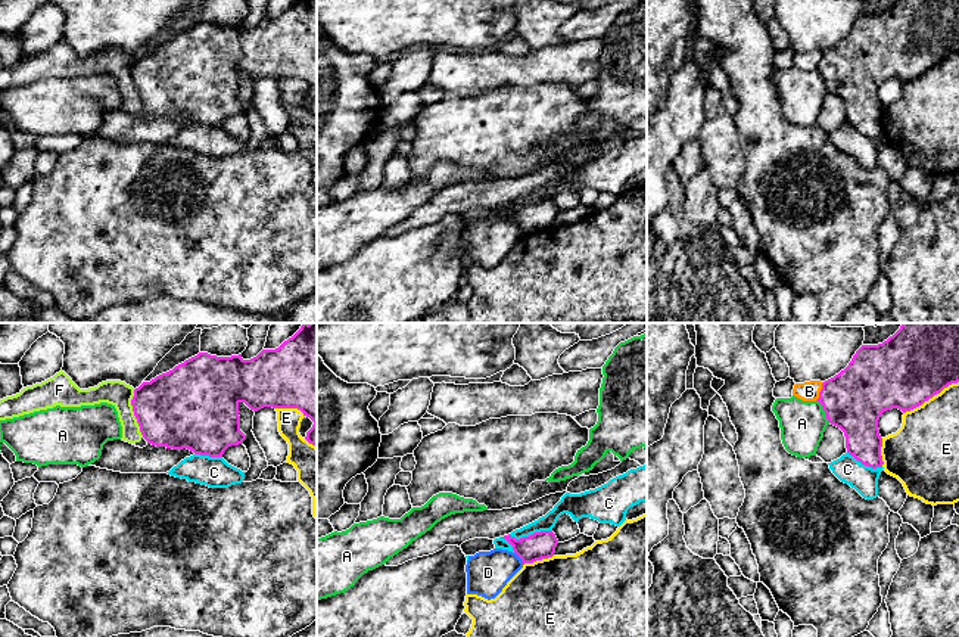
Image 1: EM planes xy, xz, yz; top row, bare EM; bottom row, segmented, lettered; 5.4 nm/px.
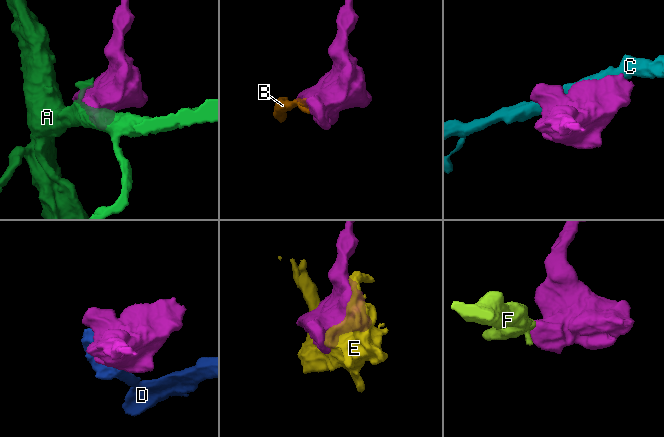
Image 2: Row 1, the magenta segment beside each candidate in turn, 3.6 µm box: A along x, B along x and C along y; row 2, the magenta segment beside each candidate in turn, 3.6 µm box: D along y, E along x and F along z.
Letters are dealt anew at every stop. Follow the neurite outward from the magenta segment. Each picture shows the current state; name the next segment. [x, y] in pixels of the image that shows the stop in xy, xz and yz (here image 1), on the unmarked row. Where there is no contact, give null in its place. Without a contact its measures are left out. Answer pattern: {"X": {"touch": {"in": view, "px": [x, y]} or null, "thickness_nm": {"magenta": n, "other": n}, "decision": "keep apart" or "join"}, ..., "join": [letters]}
{"A": {"touch": {"in": "yz", "px": [824, 80]}, "thickness_nm": {"magenta": 340, "other": 240}, "decision": "keep apart"}, "B": {"touch": {"in": "yz", "px": [821, 61]}, "thickness_nm": {"magenta": 340, "other": 110}, "decision": "keep apart"}, "C": {"touch": {"in": "xz", "px": [529, 205]}, "thickness_nm": {"magenta": 150, "other": 90}, "decision": "keep apart"}, "D": {"touch": {"in": "xz", "px": [519, 226]}, "thickness_nm": {"magenta": 150, "other": 240}, "decision": "keep apart"}, "E": {"touch": {"in": "yz", "px": [931, 67]}, "thickness_nm": {"magenta": 400, "other": 340}, "decision": "keep apart"}, "F": {"touch": {"in": "xy", "px": [134, 83]}, "thickness_nm": {"magenta": 440, "other": 140}, "decision": "keep apart"}, "join": []}

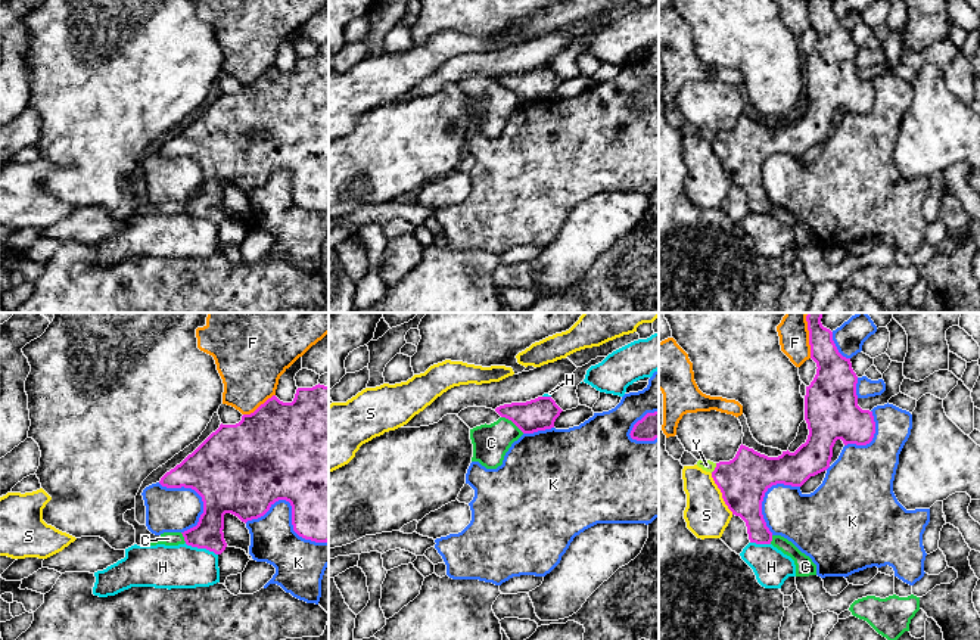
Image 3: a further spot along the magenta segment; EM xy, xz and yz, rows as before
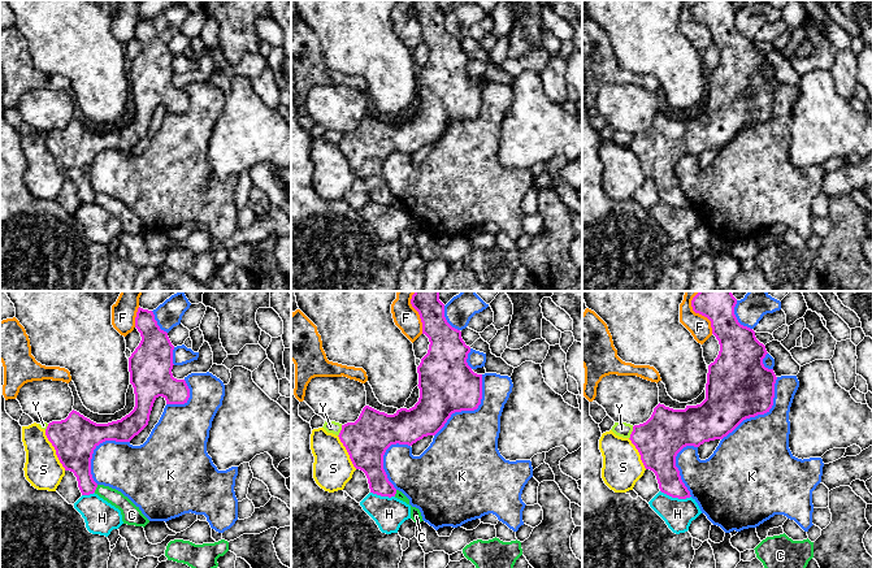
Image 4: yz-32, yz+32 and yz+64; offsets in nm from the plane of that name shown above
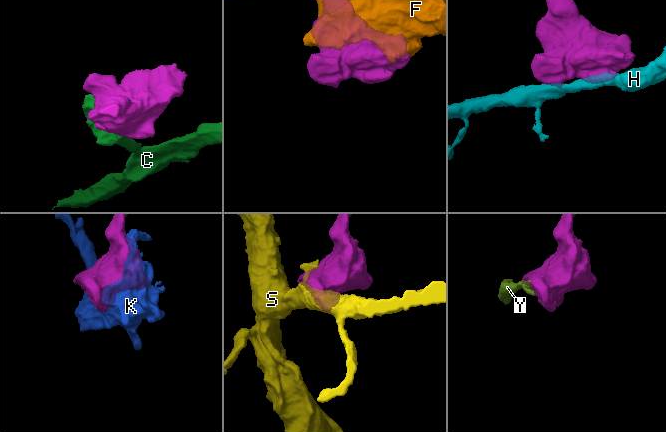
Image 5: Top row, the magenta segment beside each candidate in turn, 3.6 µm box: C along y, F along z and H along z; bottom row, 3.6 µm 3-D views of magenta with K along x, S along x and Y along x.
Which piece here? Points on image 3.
{"C": {"touch": {"in": "xz", "px": [513, 92]}, "thickness_nm": {"magenta": 180, "other": 200}, "decision": "keep apart"}, "F": {"touch": {"in": "xy", "px": [260, 75]}, "thickness_nm": {"magenta": 480, "other": 360}, "decision": "keep apart"}, "H": {"touch": {"in": "xy", "px": [201, 217]}, "thickness_nm": {"magenta": 160, "other": 240}, "decision": "keep apart"}, "K": {"touch": {"in": "xy", "px": [292, 182]}, "thickness_nm": {"magenta": 480, "other": 260}, "decision": "keep apart"}, "S": {"touch": {"in": "yz", "px": [722, 164]}, "thickness_nm": {"magenta": 280, "other": 240}, "decision": "keep apart"}, "Y": {"touch": {"in": "yz", "px": [715, 137]}, "thickness_nm": {"magenta": 280, "other": 60}, "decision": "keep apart"}, "join": []}

